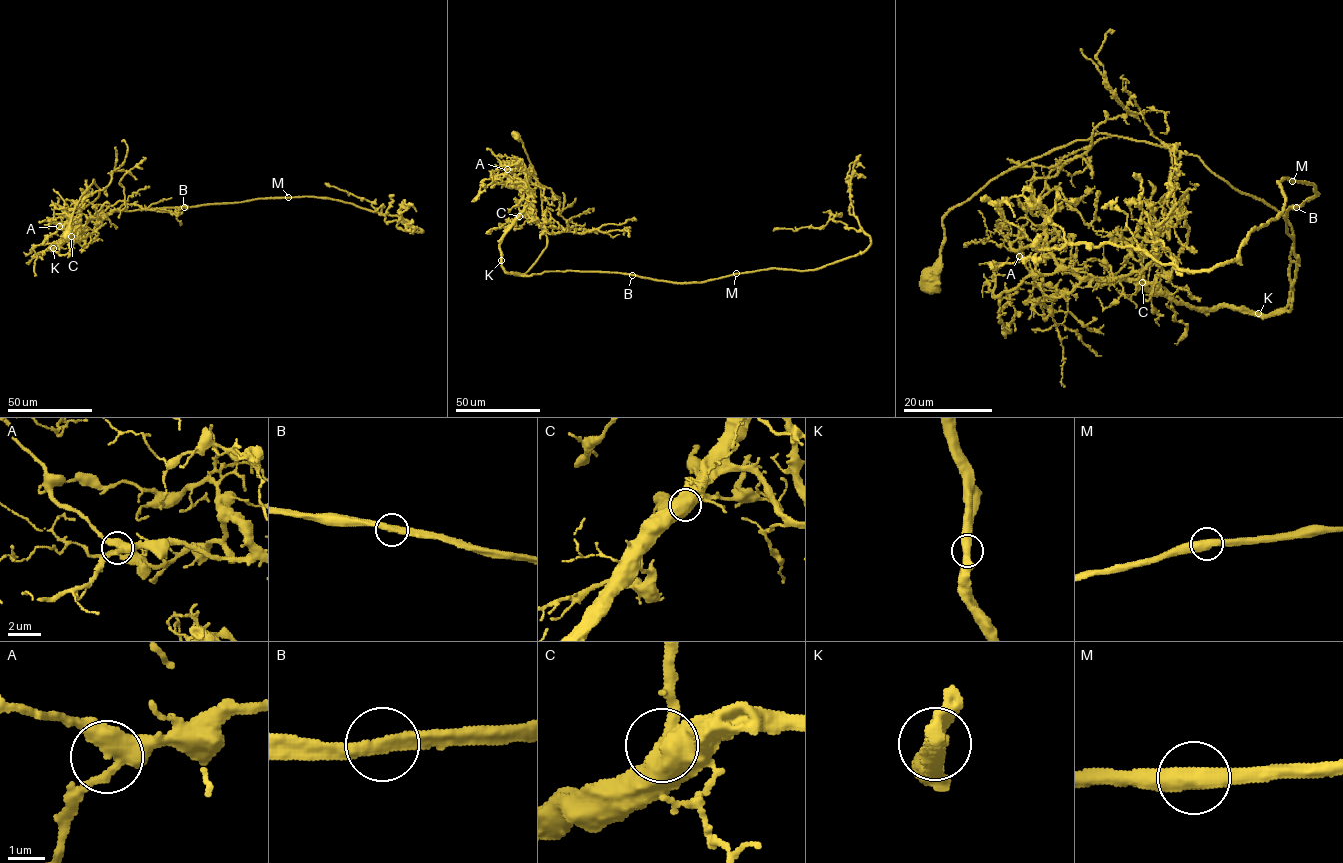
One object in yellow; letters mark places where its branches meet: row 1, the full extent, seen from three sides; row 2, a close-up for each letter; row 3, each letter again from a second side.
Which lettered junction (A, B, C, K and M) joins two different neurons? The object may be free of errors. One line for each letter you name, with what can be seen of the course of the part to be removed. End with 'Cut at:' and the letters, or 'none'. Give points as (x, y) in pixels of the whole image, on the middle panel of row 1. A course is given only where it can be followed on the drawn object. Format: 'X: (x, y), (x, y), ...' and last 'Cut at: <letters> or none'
Cut at: none

